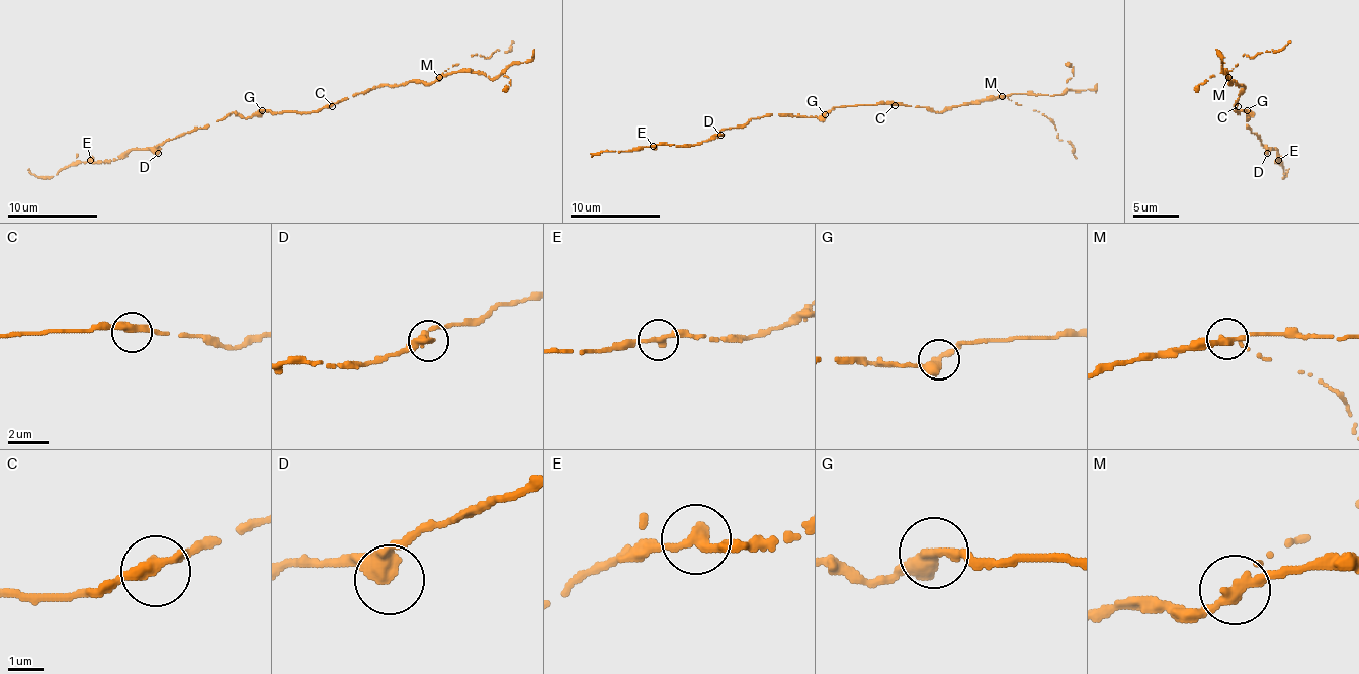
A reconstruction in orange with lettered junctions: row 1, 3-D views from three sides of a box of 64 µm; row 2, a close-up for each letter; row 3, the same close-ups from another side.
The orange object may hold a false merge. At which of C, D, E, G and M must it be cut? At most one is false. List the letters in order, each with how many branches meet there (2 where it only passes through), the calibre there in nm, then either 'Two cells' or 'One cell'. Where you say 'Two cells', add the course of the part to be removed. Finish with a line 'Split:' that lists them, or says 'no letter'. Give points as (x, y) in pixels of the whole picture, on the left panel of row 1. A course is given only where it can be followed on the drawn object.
C: Branches: 2. Thickness 340 nm. One cell
D: Branches: 2. Thickness 380 nm. One cell
E: Branches: 2. Thickness 300 nm. One cell
G: Branches: 2. Thickness 360 nm. One cell
M: Branches: 2. Thickness 320 nm. Two cells. Course of the part to remove: (440, 77), (444, 70), (474, 54), (490, 57), (499, 50), (507, 52), (512, 40)
Split: M

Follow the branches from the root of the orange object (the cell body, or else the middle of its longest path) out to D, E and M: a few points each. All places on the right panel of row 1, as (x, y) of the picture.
D: (1240, 112), (1249, 112), (1247, 127), (1258, 136), (1267, 153)
E: (1240, 112), (1249, 112), (1247, 127), (1265, 147), (1276, 149), (1276, 162), (1278, 160)
M: (1240, 112), (1236, 106), (1245, 88), (1234, 81), (1230, 83), (1228, 77)

